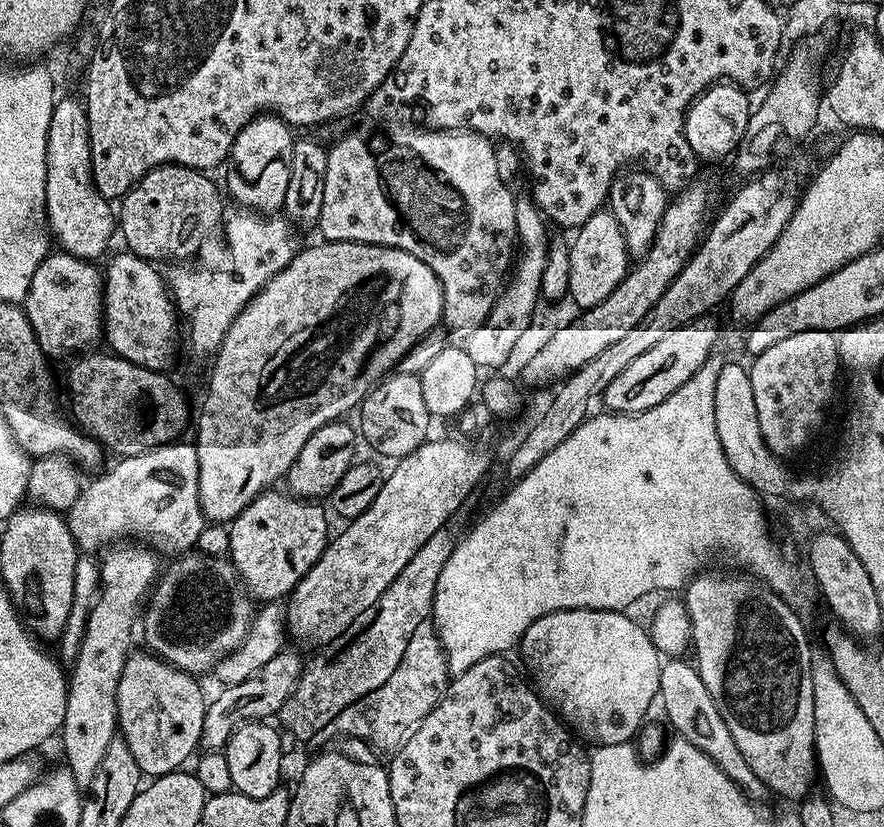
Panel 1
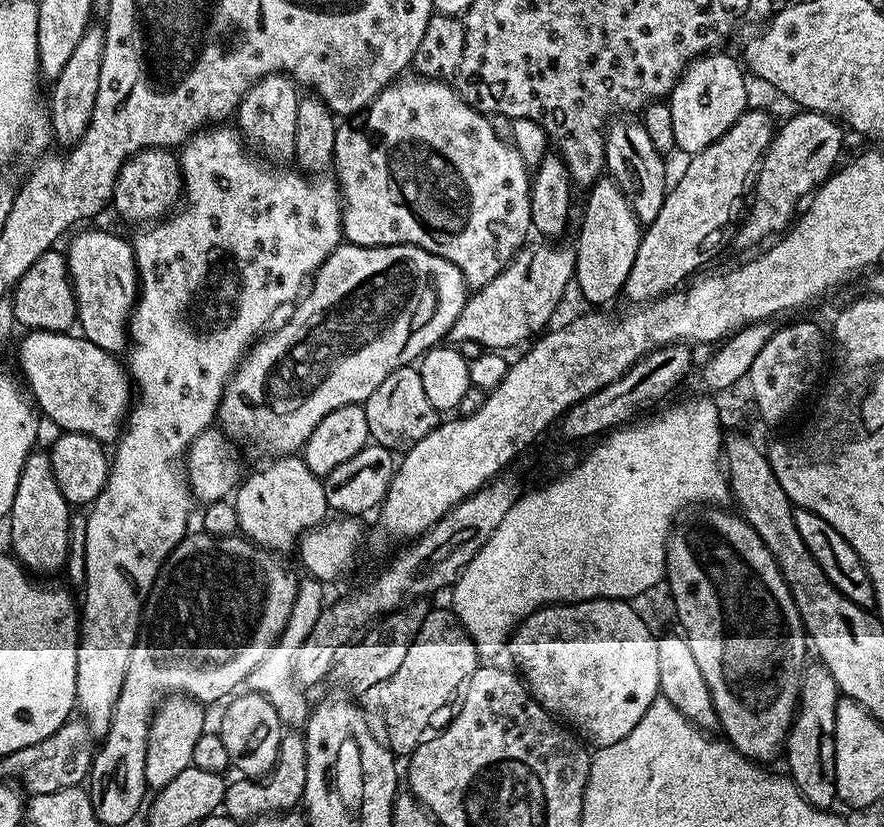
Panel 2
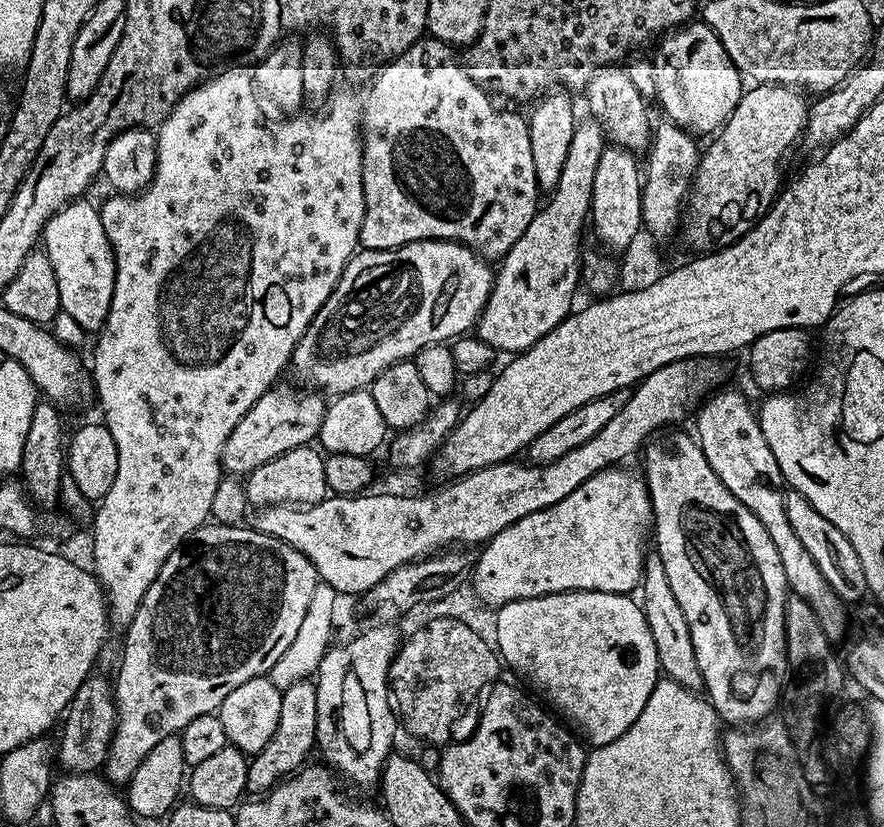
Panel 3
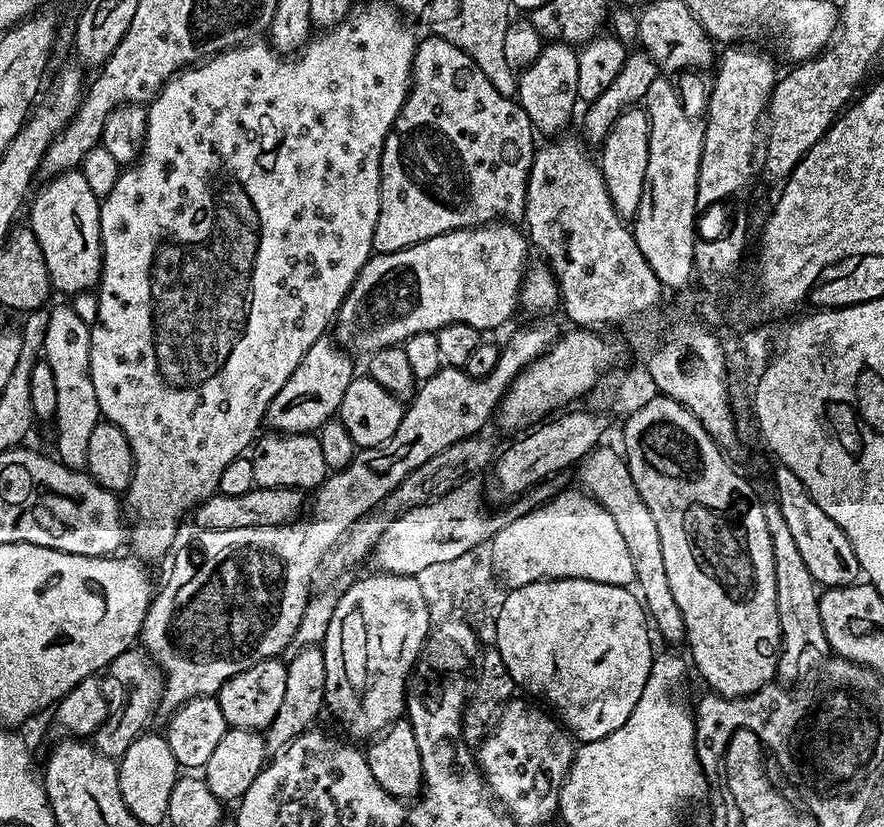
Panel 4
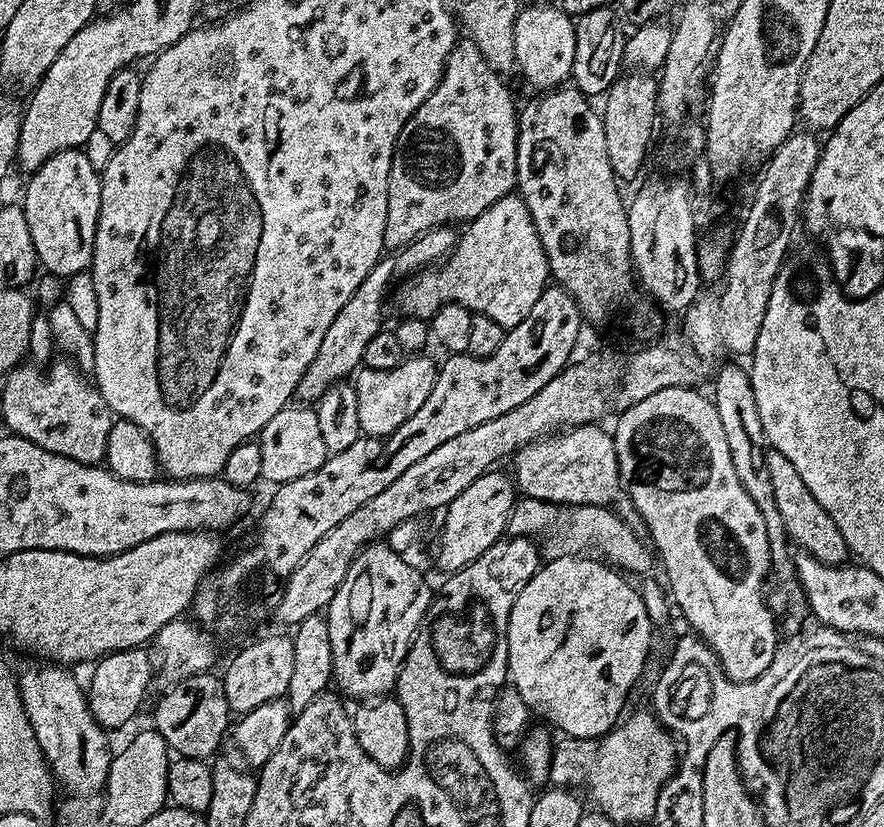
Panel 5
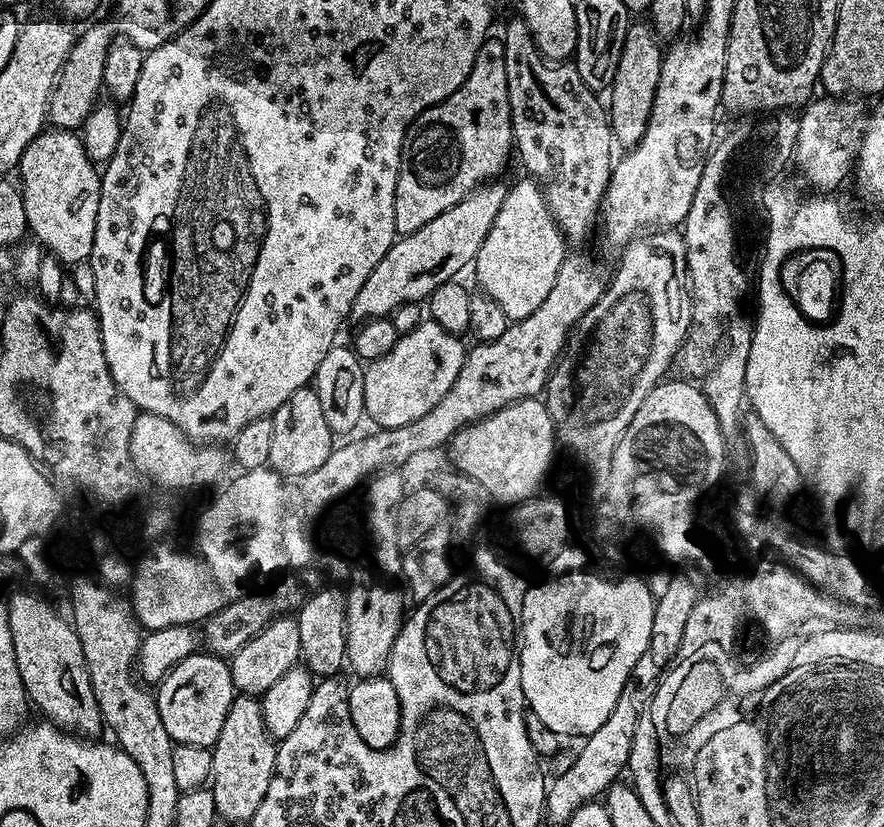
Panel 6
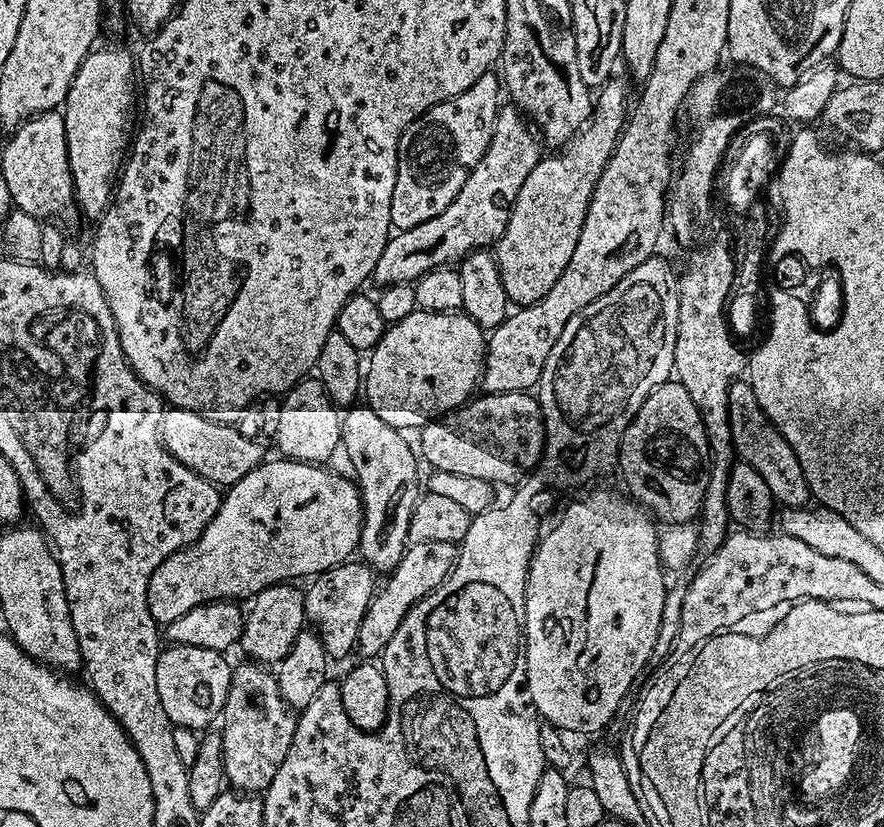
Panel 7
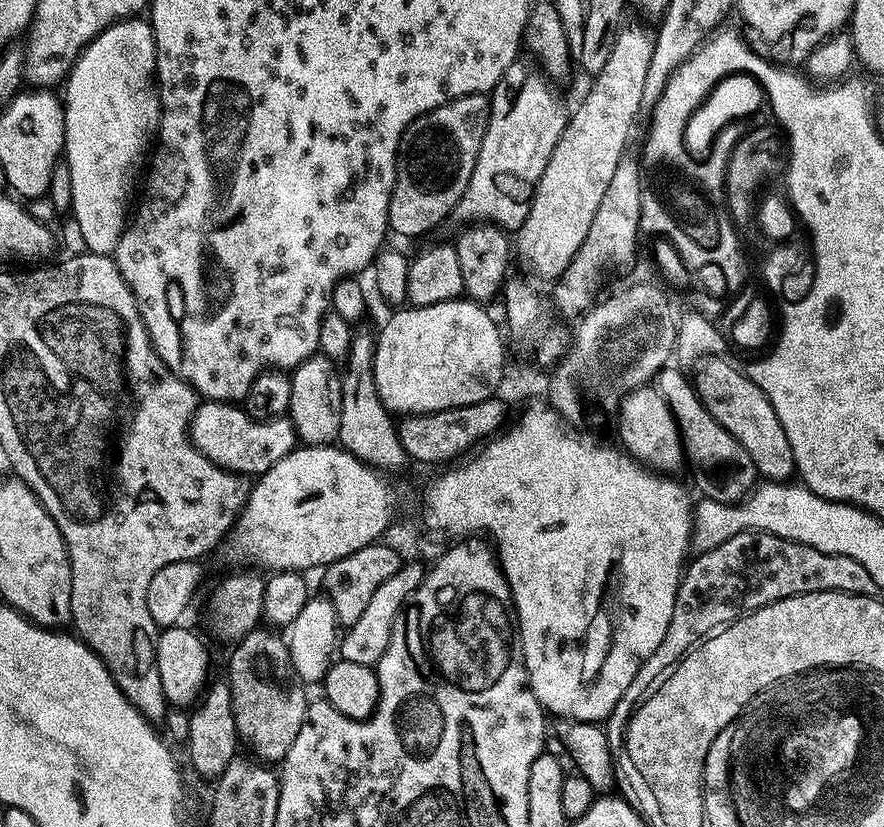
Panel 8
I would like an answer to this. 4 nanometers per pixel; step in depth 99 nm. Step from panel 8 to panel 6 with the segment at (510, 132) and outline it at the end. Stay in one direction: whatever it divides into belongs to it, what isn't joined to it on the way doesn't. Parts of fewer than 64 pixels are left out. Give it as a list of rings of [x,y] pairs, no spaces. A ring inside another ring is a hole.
[[[500,182],[481,184],[471,196],[438,214],[438,218],[430,218],[426,226],[403,233],[386,250],[382,262],[370,270],[370,278],[362,282],[358,298],[354,298],[351,319],[363,322],[391,317],[398,306],[427,301],[438,286],[457,279],[459,272],[475,261],[486,234],[490,234],[490,226],[494,226],[494,218],[498,218],[498,210],[502,210],[508,188],[496,183]]]

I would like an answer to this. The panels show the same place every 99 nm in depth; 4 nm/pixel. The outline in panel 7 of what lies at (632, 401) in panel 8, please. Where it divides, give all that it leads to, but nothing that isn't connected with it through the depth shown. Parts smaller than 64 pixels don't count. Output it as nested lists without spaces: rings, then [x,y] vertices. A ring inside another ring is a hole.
[[[678,382],[663,384],[642,402],[638,414],[624,431],[618,472],[624,475],[627,495],[657,521],[664,520],[669,525],[697,519],[698,494],[706,490],[710,475],[710,453],[698,406],[686,394],[686,386]]]

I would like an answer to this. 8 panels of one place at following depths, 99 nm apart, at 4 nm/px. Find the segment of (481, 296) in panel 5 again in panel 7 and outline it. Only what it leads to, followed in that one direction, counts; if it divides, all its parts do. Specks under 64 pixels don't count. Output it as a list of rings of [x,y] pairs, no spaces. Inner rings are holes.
[[[619,78],[609,80],[599,89],[587,124],[561,147],[564,149],[557,156],[545,155],[541,158],[534,170],[530,170],[526,182],[522,182],[522,190],[518,190],[518,198],[512,207],[510,222],[502,238],[494,245],[502,284],[513,305],[537,304],[548,293],[550,286],[554,286],[554,282],[562,278],[562,270],[566,270],[566,262],[570,262],[570,254],[574,254],[574,246],[578,246],[578,234],[582,234],[586,210],[590,206],[590,198],[594,194],[598,178],[602,178],[602,170],[616,149],[629,112],[630,96],[628,100],[628,92],[624,89],[623,82]]]

